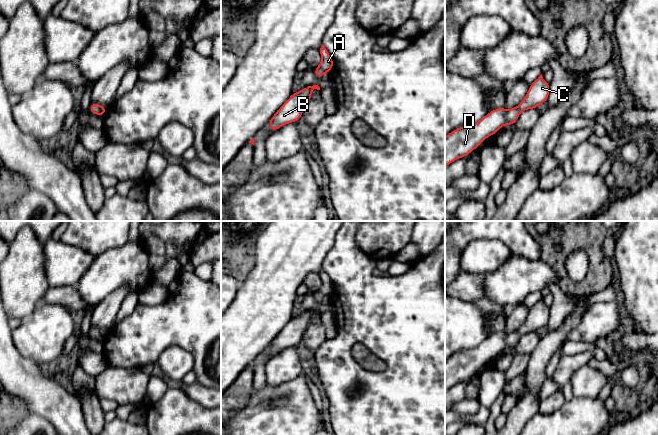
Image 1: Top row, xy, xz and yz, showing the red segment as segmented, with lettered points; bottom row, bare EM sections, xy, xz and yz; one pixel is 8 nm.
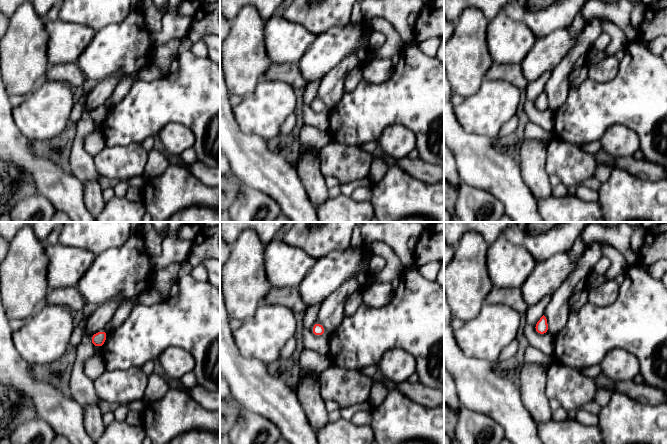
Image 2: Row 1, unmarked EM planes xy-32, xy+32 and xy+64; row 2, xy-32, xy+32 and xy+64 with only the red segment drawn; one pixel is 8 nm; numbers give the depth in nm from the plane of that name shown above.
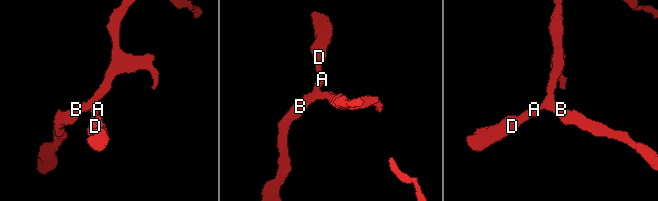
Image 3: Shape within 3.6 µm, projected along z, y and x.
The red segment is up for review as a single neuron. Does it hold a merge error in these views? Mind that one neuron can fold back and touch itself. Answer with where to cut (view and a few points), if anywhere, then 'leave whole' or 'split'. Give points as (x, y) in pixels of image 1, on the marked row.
no cut; leave whole

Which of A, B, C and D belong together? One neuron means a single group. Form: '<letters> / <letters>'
A B C D

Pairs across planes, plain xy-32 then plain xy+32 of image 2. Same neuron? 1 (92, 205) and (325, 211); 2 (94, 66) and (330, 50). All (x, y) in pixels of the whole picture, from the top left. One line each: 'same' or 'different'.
1: different
2: same

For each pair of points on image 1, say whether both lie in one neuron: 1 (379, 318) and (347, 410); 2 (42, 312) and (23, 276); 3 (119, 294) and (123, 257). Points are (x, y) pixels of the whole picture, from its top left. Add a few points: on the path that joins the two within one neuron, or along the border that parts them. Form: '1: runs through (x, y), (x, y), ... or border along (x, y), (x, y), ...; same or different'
1: runs through (355, 337), (345, 347), (345, 386); same
2: border along (41, 301), (22, 320); different
3: border along (129, 287), (126, 285), (120, 286), (101, 301); different

